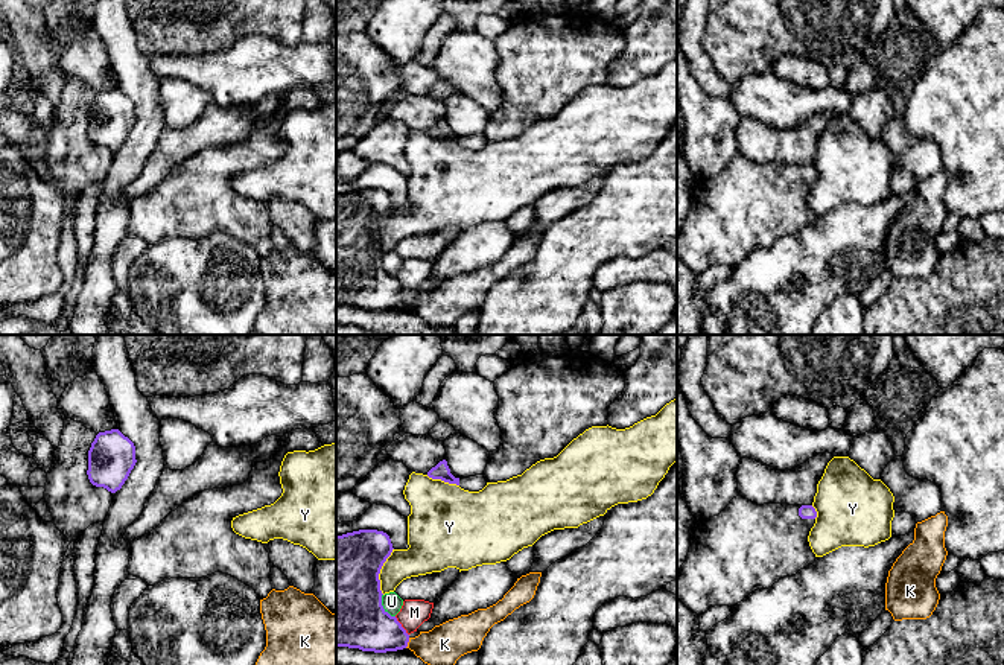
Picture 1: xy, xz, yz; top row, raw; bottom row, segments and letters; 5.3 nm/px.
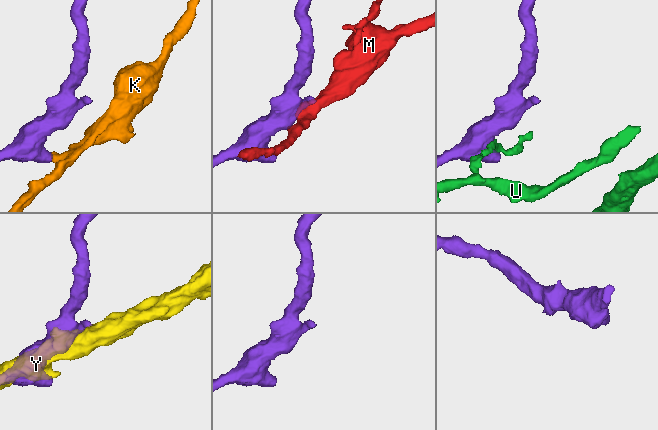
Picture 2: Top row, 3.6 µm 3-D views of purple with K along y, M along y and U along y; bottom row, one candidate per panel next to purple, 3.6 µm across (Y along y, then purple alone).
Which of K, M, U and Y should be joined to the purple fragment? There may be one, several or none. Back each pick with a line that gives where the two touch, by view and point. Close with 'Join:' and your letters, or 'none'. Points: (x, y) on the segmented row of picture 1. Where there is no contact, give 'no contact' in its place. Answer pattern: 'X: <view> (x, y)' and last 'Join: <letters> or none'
Join: none

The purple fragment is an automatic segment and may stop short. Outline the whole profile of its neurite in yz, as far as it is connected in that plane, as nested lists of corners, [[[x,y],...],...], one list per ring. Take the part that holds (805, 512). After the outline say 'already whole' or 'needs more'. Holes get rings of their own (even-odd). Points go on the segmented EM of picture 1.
[[[736,496],[718,514],[698,520],[677,575],[677,600],[701,615],[715,606],[733,607],[758,589],[768,589],[815,562],[808,536],[815,523],[812,505],[764,504]]]; needs more

